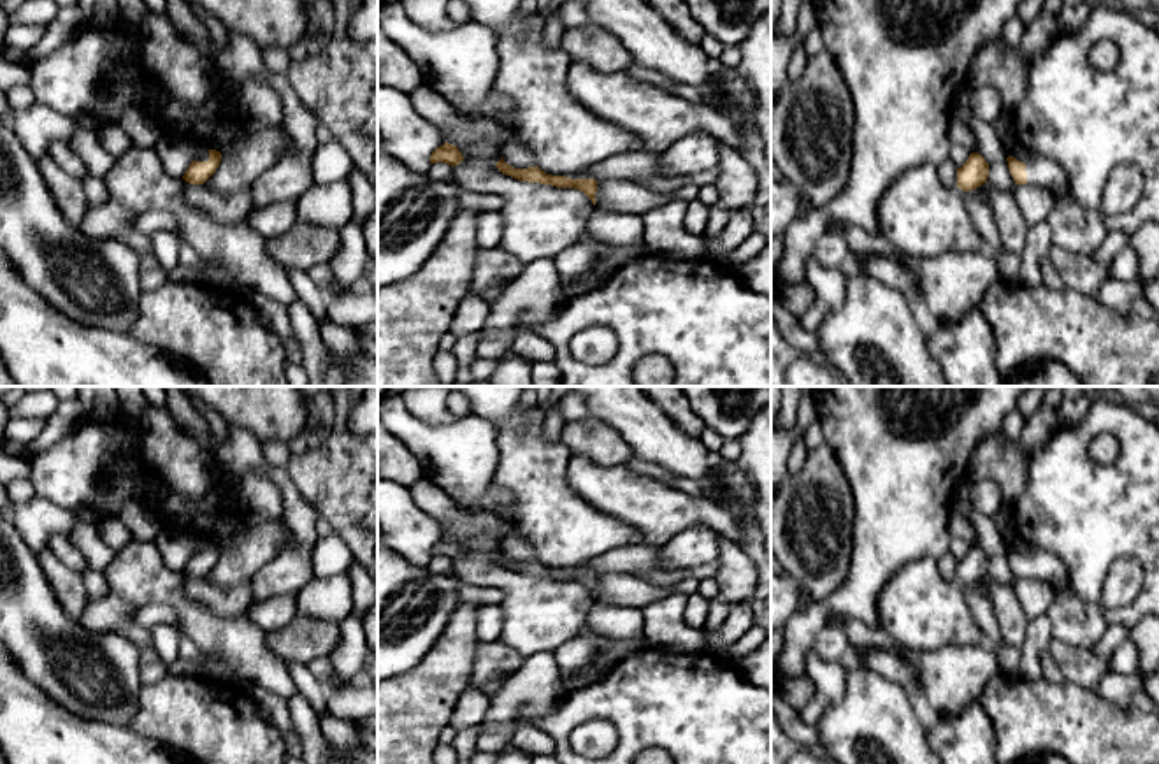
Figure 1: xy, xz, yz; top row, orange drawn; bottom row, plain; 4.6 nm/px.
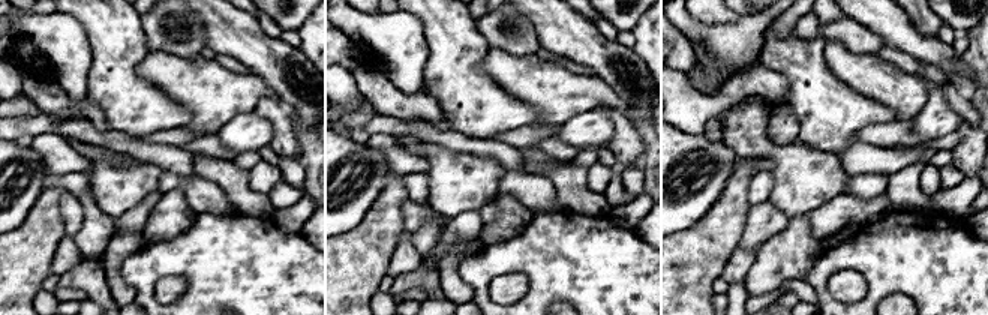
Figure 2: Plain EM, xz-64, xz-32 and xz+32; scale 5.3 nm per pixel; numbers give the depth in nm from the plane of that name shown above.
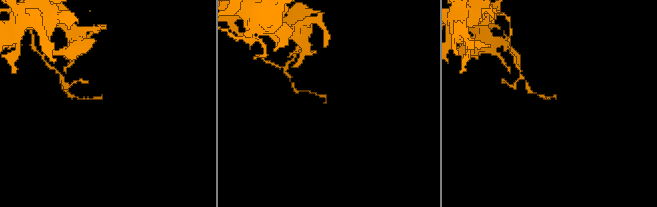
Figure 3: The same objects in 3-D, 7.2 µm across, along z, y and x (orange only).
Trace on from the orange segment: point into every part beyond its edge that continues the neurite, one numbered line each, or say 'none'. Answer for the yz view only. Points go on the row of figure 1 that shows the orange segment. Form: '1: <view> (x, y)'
none

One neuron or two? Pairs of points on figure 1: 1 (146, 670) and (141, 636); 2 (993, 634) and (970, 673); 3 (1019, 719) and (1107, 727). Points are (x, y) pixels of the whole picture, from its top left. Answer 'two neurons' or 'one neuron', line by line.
1: one neuron
2: two neurons
3: one neuron

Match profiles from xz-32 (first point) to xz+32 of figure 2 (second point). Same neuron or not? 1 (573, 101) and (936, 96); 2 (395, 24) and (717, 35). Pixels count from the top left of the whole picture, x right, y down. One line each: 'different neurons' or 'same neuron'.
1: different neurons
2: same neuron

